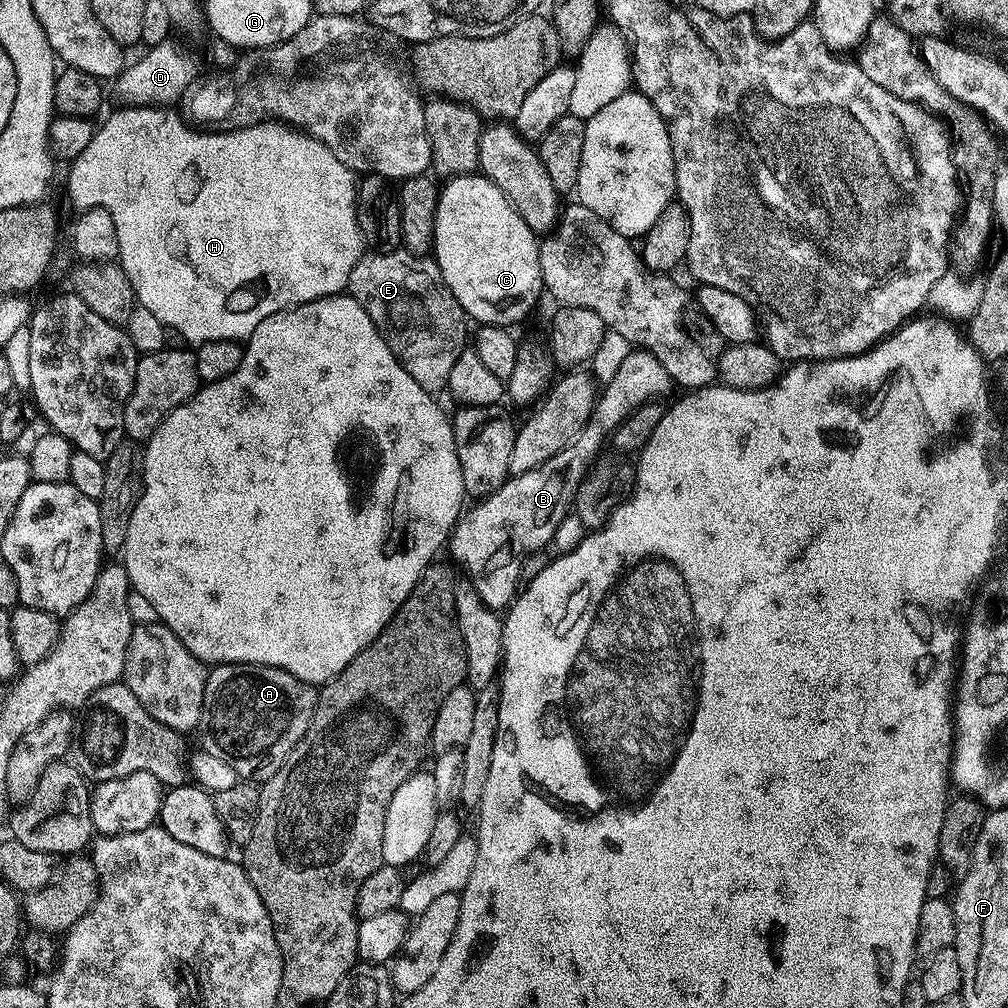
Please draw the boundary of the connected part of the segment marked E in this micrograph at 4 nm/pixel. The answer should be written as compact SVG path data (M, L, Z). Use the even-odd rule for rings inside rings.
M403 250L369 251L354 266L347 291L364 307L366 314L370 314L406 374L410 374L422 390L443 393L458 354L466 351L464 343L467 340L469 343L470 328L468 332L469 321L454 294L448 292L435 259Z

